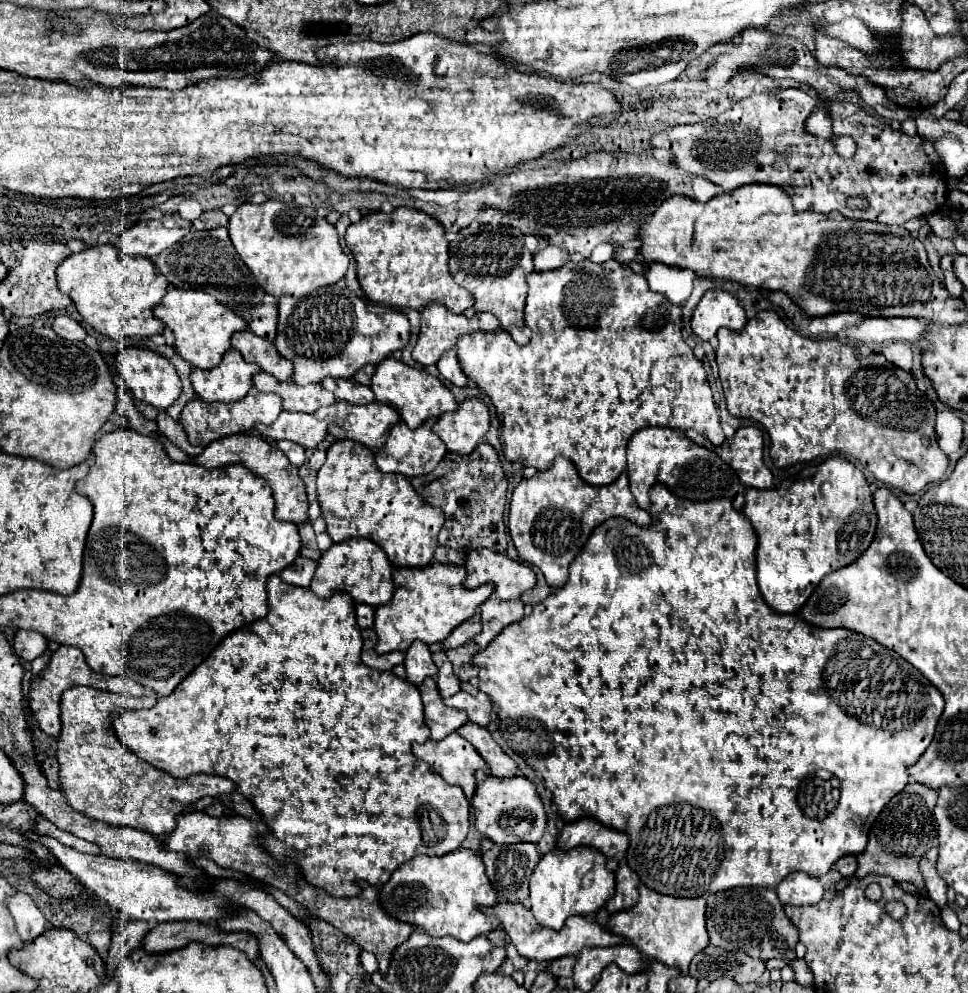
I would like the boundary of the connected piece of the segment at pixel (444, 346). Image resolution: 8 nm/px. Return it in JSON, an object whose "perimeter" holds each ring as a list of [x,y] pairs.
{"perimeter":[[[430,303],[422,309],[422,325],[412,349],[412,359],[420,365],[434,365],[444,351],[456,345],[460,335],[474,331],[484,331],[482,317],[466,319],[464,315],[456,315],[446,307],[440,307],[440,303]]]}

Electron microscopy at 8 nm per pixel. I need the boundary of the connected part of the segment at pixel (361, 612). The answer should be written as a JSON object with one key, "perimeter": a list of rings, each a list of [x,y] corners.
{"perimeter":[[[356,605],[356,621],[360,629],[370,629],[374,625],[374,607]]]}

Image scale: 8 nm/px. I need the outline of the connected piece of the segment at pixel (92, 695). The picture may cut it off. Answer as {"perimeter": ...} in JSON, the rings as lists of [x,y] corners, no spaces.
{"perimeter":[[[72,687],[62,695],[60,719],[62,733],[58,737],[56,759],[60,763],[62,793],[72,809],[114,827],[134,827],[150,835],[168,835],[176,829],[176,803],[192,803],[204,795],[216,797],[234,793],[238,787],[230,779],[218,775],[190,775],[188,779],[170,779],[148,761],[138,759],[120,739],[116,739],[110,719],[120,711],[149,709],[156,704],[155,693],[132,697],[128,693],[100,691],[94,687]]]}

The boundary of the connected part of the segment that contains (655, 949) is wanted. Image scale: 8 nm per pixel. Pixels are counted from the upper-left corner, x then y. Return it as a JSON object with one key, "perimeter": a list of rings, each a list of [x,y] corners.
{"perimeter":[[[644,883],[638,885],[638,893],[640,893],[638,903],[626,911],[612,915],[608,921],[608,929],[616,935],[630,939],[646,957],[658,959],[668,967],[678,965],[681,974],[688,975],[692,957],[708,945],[706,897],[690,899],[690,897],[662,895],[644,887]]]}

